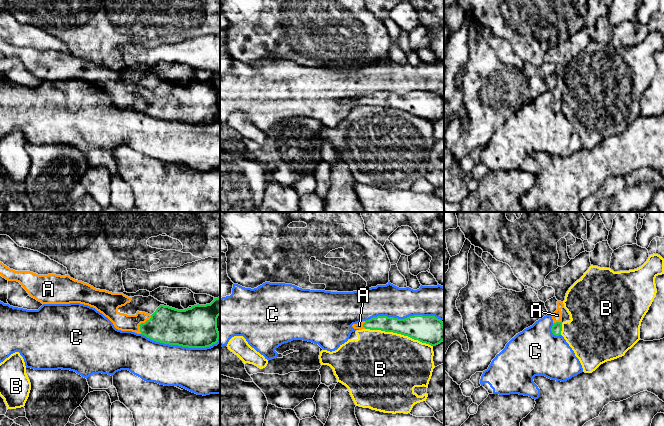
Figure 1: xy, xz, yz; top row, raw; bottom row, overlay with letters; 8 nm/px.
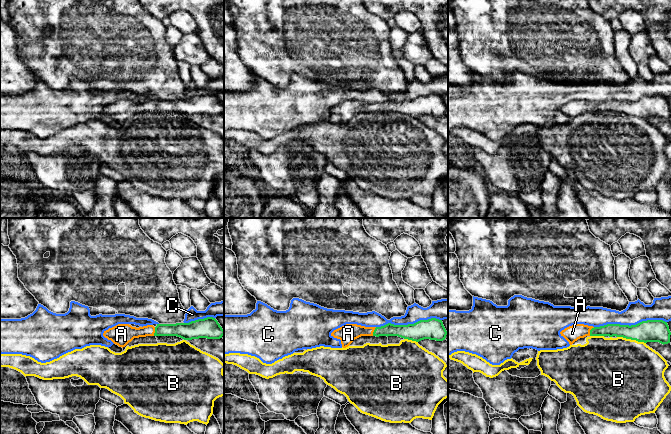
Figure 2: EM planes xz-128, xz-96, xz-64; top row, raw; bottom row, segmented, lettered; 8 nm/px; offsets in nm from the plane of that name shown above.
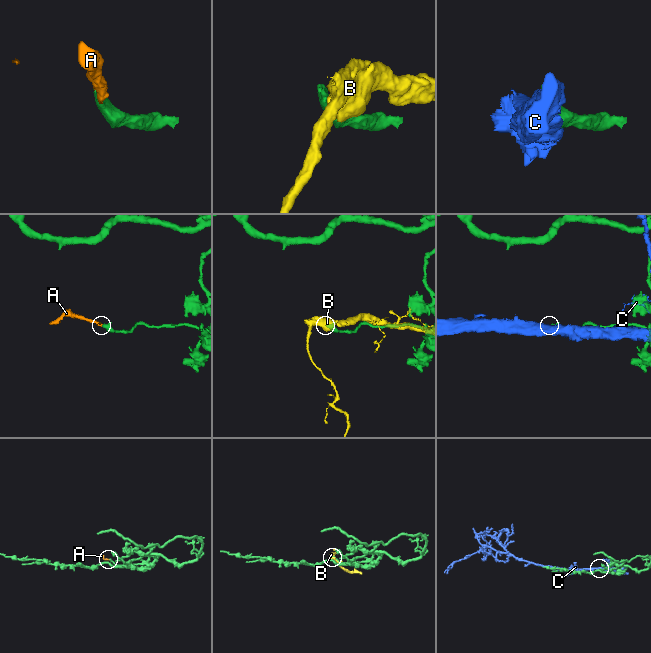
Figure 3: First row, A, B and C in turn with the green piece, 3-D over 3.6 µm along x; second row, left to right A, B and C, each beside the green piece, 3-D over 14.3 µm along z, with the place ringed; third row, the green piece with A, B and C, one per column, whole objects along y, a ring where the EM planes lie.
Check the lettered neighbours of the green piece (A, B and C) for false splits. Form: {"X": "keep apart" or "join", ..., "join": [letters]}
{"A": "join", "B": "keep apart", "C": "keep apart", "join": ["A"]}

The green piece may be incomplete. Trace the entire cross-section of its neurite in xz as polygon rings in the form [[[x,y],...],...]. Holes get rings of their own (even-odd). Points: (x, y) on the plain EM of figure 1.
[[[414,91],[404,95],[377,92],[353,100],[354,105],[381,106],[408,112],[422,119],[436,122],[444,117],[442,96],[435,92]]]

